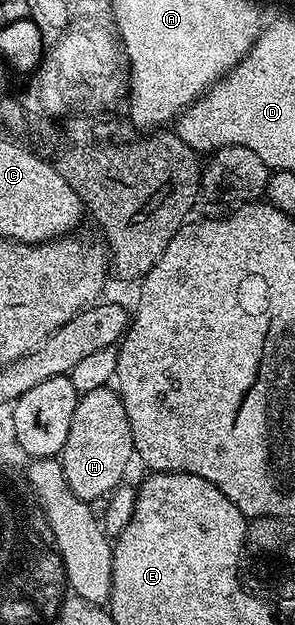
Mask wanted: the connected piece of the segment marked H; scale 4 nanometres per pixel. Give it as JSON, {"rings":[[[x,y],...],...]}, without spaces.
{"rings":[[[111,385],[84,390],[77,409],[73,409],[73,422],[69,425],[69,437],[65,437],[61,456],[65,481],[71,492],[88,501],[110,496],[124,482],[123,474],[135,458],[133,433],[118,390]]]}

